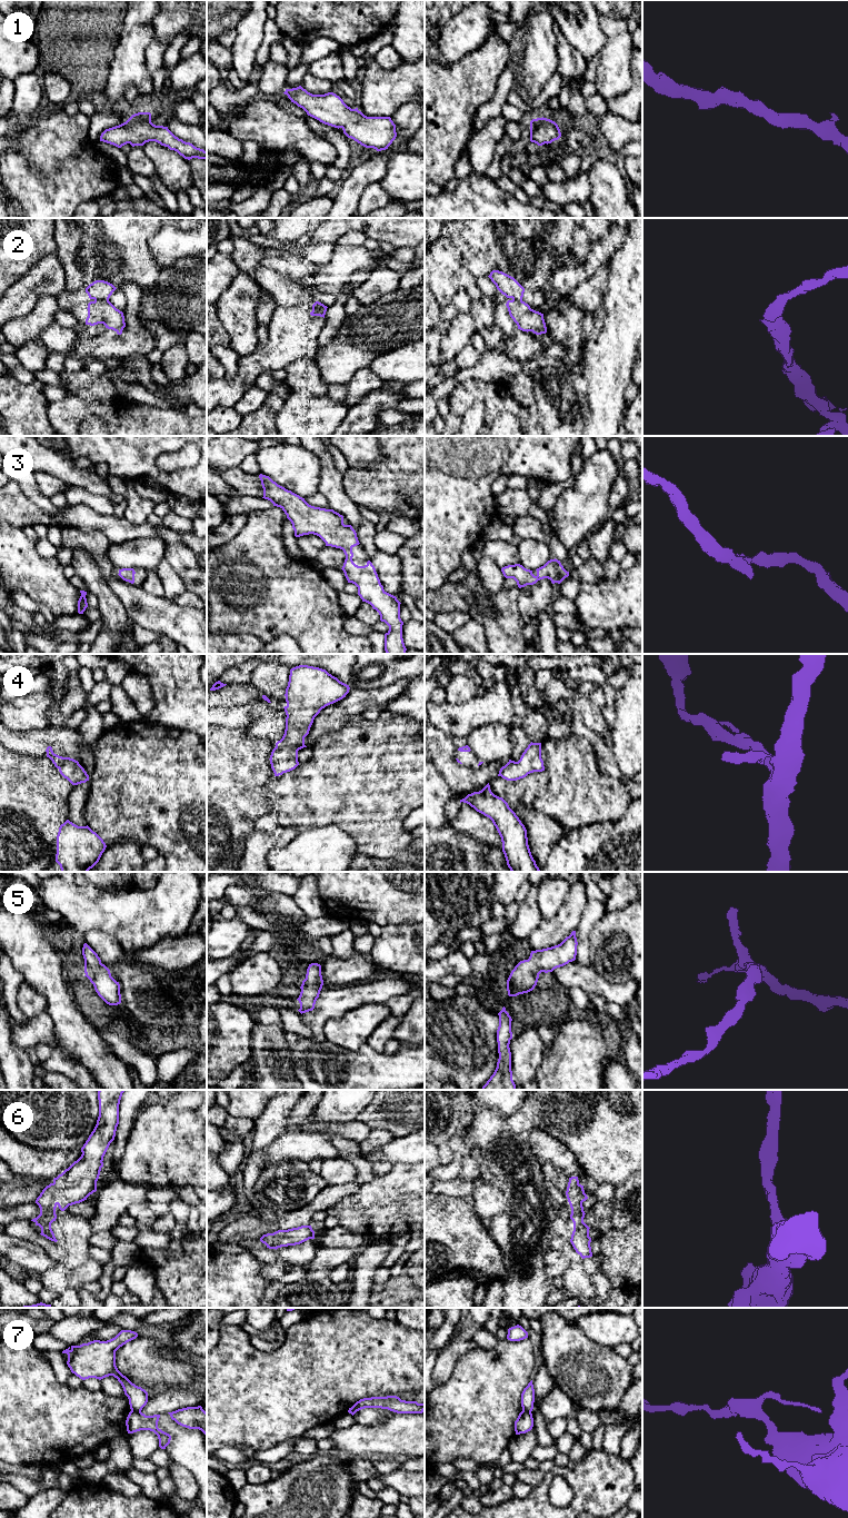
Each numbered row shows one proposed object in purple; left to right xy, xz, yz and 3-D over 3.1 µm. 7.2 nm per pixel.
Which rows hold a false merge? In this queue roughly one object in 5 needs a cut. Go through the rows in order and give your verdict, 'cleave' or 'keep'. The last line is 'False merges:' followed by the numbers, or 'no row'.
1: keep
2: cleave
3: keep
4: keep
5: keep
6: keep
7: cleave
False merges: 2, 7

